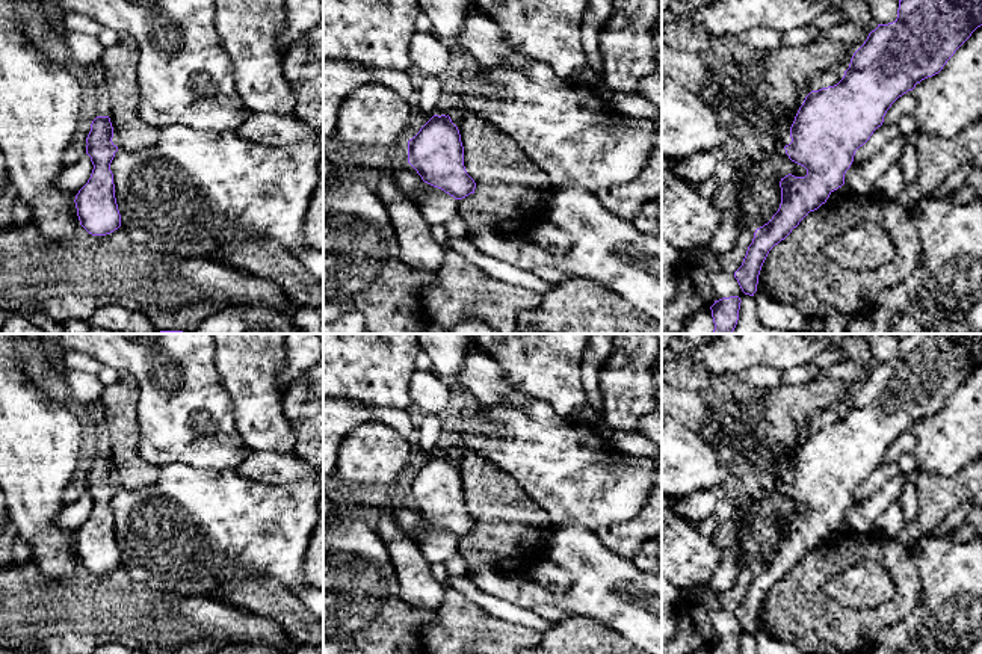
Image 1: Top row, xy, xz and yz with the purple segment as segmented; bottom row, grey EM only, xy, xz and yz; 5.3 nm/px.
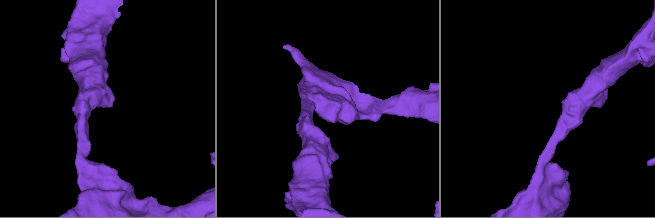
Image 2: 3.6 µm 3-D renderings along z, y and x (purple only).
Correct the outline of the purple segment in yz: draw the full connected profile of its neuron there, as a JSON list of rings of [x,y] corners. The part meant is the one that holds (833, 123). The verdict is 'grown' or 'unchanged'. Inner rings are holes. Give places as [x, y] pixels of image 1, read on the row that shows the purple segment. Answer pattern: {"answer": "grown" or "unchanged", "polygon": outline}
{"answer": "unchanged", "polygon": [[[899,0],[897,18],[888,24],[878,24],[854,53],[843,79],[828,88],[811,91],[799,107],[790,127],[792,142],[784,147],[789,159],[807,169],[805,177],[786,175],[780,181],[781,204],[772,219],[754,233],[742,266],[734,272],[742,292],[754,296],[758,275],[769,251],[784,240],[793,228],[810,213],[826,202],[829,195],[845,184],[845,174],[854,162],[855,151],[863,147],[873,131],[882,125],[891,104],[913,91],[922,80],[938,74],[955,51],[982,26],[982,0]]]}

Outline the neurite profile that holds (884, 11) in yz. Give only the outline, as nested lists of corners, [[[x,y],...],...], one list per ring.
[[[867,0],[872,15],[878,24],[896,21],[899,0]]]

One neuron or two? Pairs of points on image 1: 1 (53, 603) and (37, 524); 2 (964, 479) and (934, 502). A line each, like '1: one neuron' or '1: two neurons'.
1: two neurons
2: one neuron

